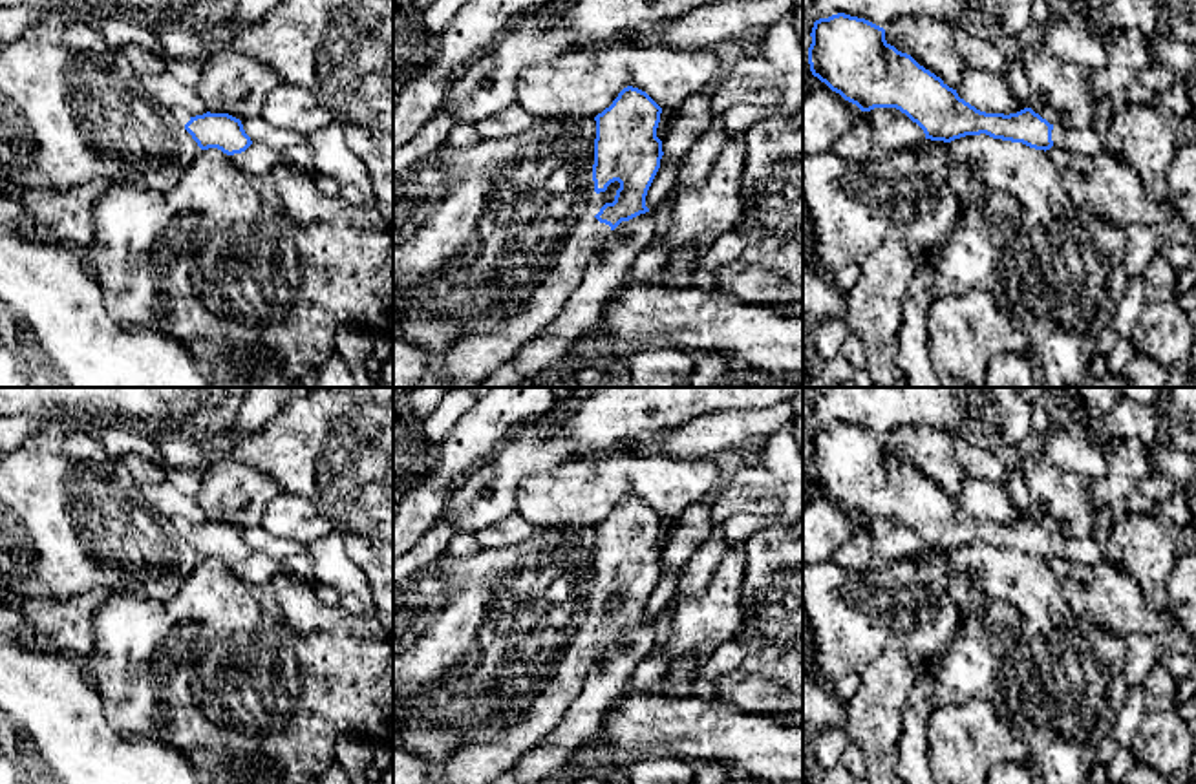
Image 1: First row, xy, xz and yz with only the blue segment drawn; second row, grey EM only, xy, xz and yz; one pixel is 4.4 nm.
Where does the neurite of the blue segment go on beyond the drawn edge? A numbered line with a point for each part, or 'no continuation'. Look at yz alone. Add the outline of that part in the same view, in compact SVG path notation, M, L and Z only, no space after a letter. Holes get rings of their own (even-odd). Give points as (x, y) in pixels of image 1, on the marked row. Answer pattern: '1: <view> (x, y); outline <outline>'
1: yz (1089, 141); outline M1053 126L1052 141L1055 148L1063 148L1072 155L1094 155L1103 150L1103 130L1068 130L1064 126Z

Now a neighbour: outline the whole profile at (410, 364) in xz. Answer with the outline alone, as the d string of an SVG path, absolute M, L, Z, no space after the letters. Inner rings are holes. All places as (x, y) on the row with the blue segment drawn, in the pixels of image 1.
M393 338L393 387L419 387L437 358L404 338Z

